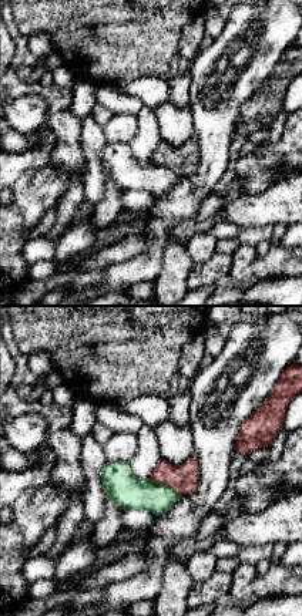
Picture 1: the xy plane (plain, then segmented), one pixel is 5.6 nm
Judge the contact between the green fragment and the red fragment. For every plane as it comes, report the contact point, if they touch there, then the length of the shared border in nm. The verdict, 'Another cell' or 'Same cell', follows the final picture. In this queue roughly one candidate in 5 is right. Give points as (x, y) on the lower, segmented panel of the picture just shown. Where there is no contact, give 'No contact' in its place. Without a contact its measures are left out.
Touches green at (165, 485). Shared border 220 nm

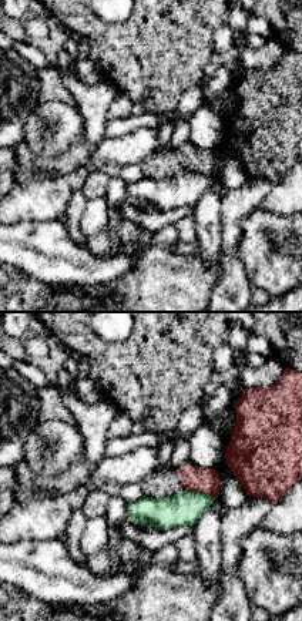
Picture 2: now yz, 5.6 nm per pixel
Touches green at (200, 492). Shared border 180 nm

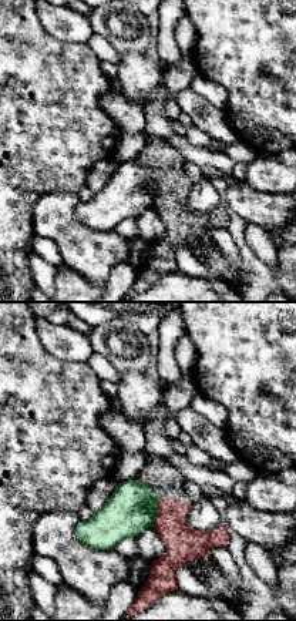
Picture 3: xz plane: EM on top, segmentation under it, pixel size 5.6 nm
Touches green at (157, 513). Shared border 170 nm

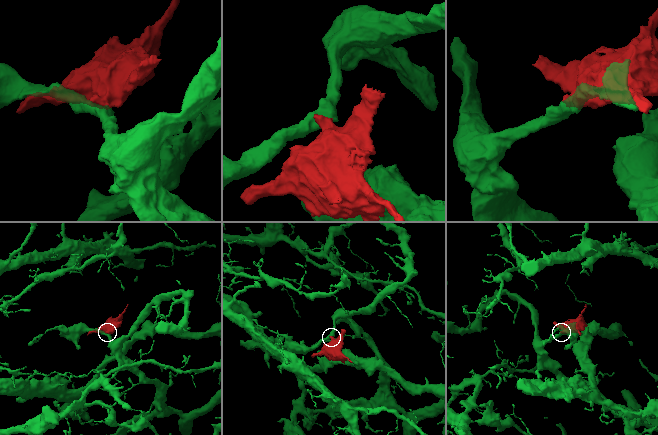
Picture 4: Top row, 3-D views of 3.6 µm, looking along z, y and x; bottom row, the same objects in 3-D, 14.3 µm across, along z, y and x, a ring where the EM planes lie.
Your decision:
Another cell

